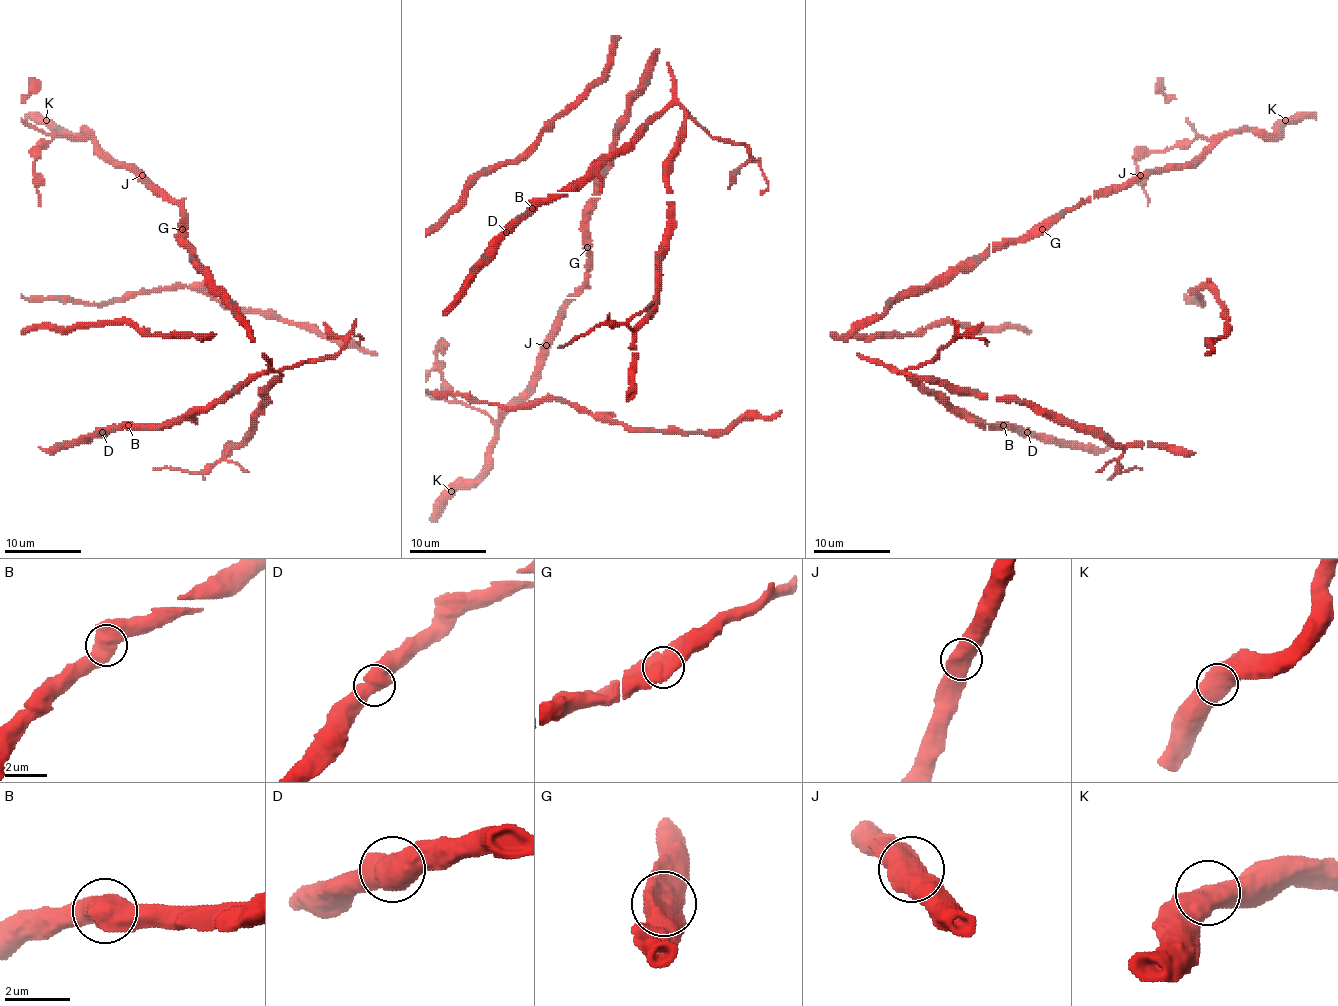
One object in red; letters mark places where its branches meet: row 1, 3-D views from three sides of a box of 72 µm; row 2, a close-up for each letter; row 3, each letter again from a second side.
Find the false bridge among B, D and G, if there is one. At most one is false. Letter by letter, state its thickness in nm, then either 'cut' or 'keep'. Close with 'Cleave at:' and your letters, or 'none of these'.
B: 700 nm thick; keep
D: 700 nm thick; keep
G: 750 nm thick; keep
Cleave at: none of these

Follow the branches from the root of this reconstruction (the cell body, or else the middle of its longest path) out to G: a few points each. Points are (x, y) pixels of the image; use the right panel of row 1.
G: (1121, 185), (1100, 191), (1075, 208), (1062, 210), (1042, 229)

